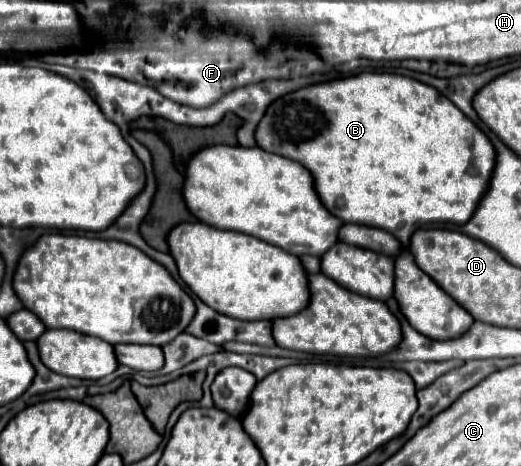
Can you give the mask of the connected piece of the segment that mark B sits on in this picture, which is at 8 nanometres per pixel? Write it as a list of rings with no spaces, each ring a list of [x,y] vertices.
[[[359,73],[359,75],[353,75],[353,77],[335,79],[335,81],[327,81],[327,83],[317,83],[317,85],[309,85],[309,87],[291,91],[291,93],[287,93],[283,97],[275,99],[267,107],[263,119],[259,121],[259,125],[255,129],[255,141],[257,141],[257,147],[261,147],[263,151],[283,155],[287,159],[293,159],[293,161],[301,163],[311,173],[313,183],[315,183],[315,191],[317,191],[319,199],[321,199],[321,203],[325,205],[325,209],[331,215],[335,215],[343,223],[359,223],[359,225],[367,225],[367,227],[385,229],[391,235],[395,235],[403,247],[407,247],[411,235],[425,223],[457,223],[457,225],[467,223],[471,219],[471,213],[475,211],[479,199],[487,191],[489,177],[491,177],[491,171],[495,167],[495,149],[493,149],[493,145],[473,125],[473,121],[469,117],[465,117],[435,87],[425,85],[421,81],[415,81],[411,77],[393,75],[393,73]]]

